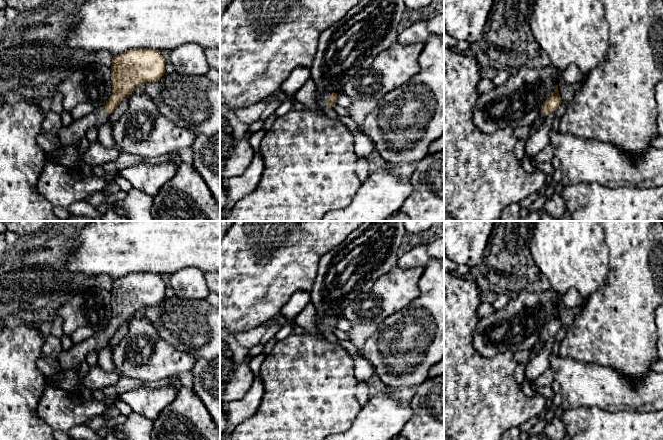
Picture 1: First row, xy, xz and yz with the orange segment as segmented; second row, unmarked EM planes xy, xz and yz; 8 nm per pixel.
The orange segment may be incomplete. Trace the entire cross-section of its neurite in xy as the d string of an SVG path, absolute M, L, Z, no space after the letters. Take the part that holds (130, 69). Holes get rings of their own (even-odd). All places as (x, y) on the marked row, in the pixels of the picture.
M136 48L122 52L113 57L111 66L112 93L106 105L101 109L95 109L90 114L74 119L68 126L62 126L56 134L61 146L78 145L86 136L86 132L91 128L98 128L109 119L109 115L117 108L120 102L141 84L153 82L160 79L165 74L166 60L162 52L155 49Z

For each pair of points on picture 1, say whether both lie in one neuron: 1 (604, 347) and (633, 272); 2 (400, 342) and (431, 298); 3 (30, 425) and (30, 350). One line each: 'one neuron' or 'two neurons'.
1: one neuron
2: one neuron
3: one neuron

